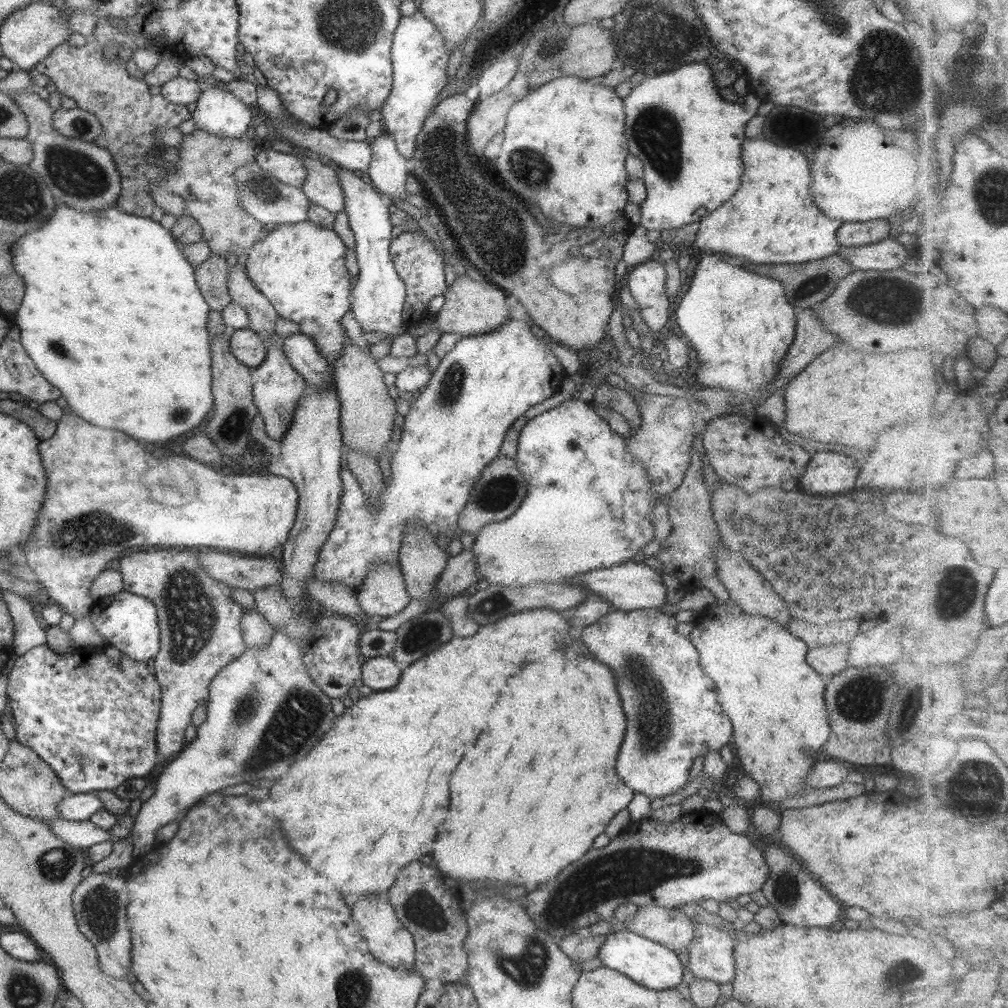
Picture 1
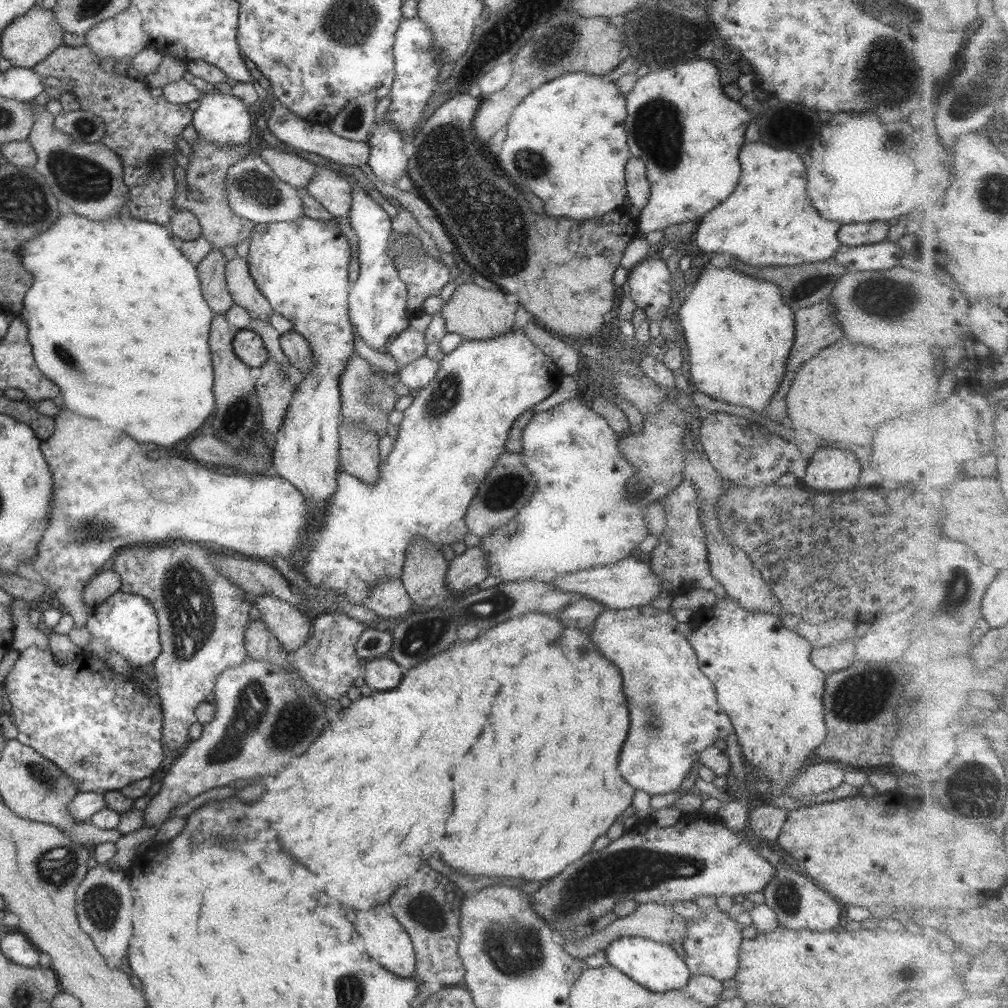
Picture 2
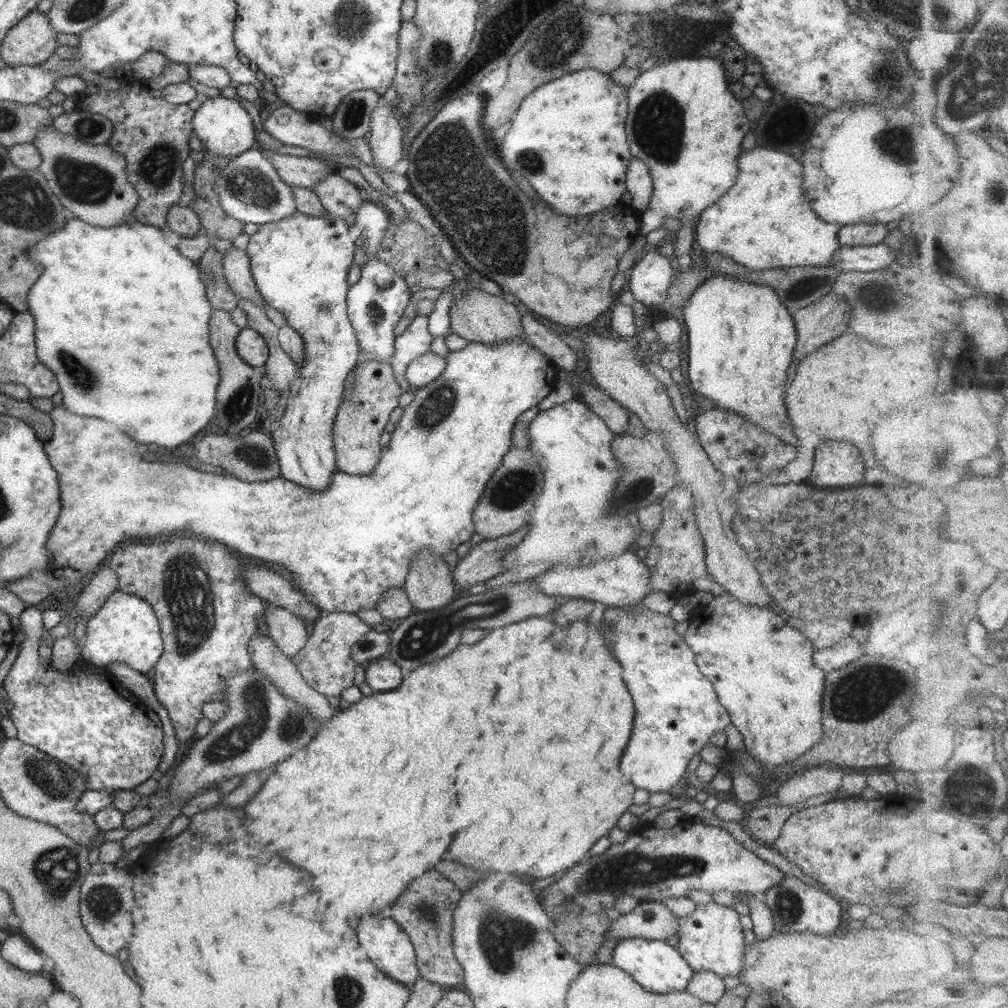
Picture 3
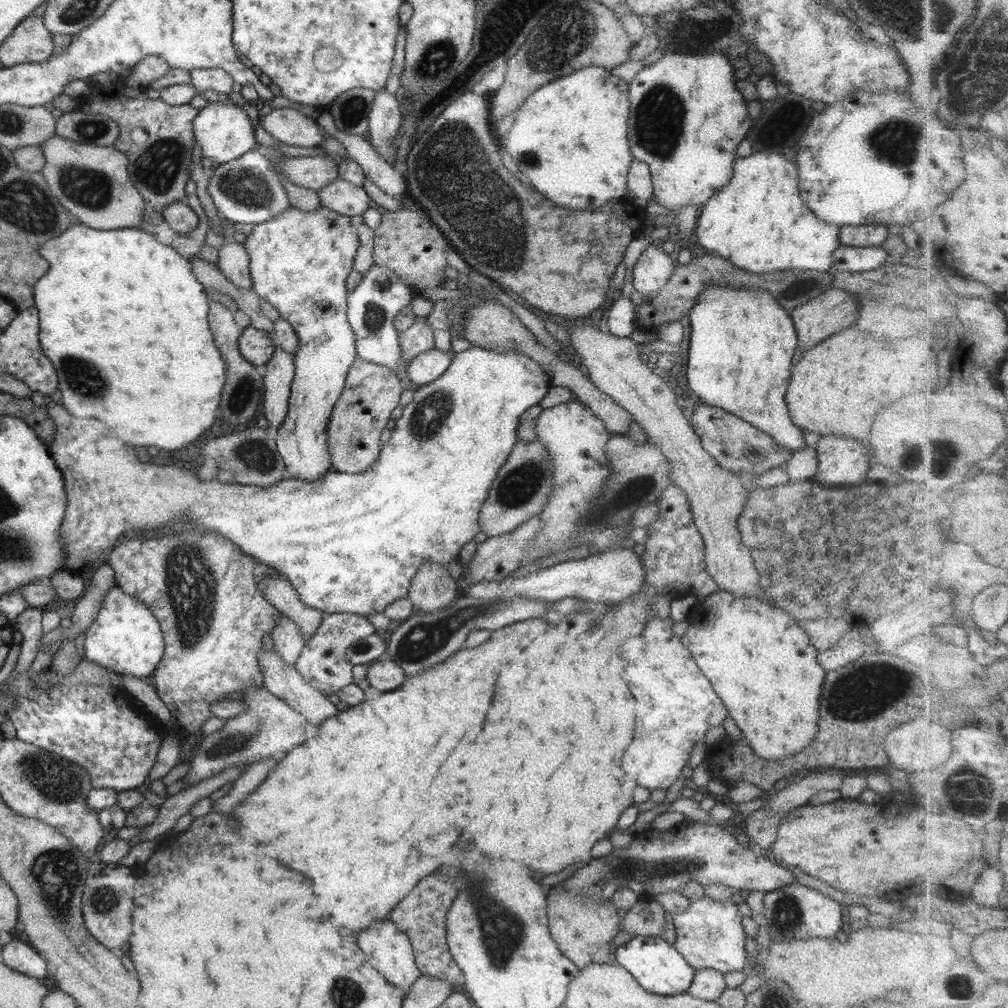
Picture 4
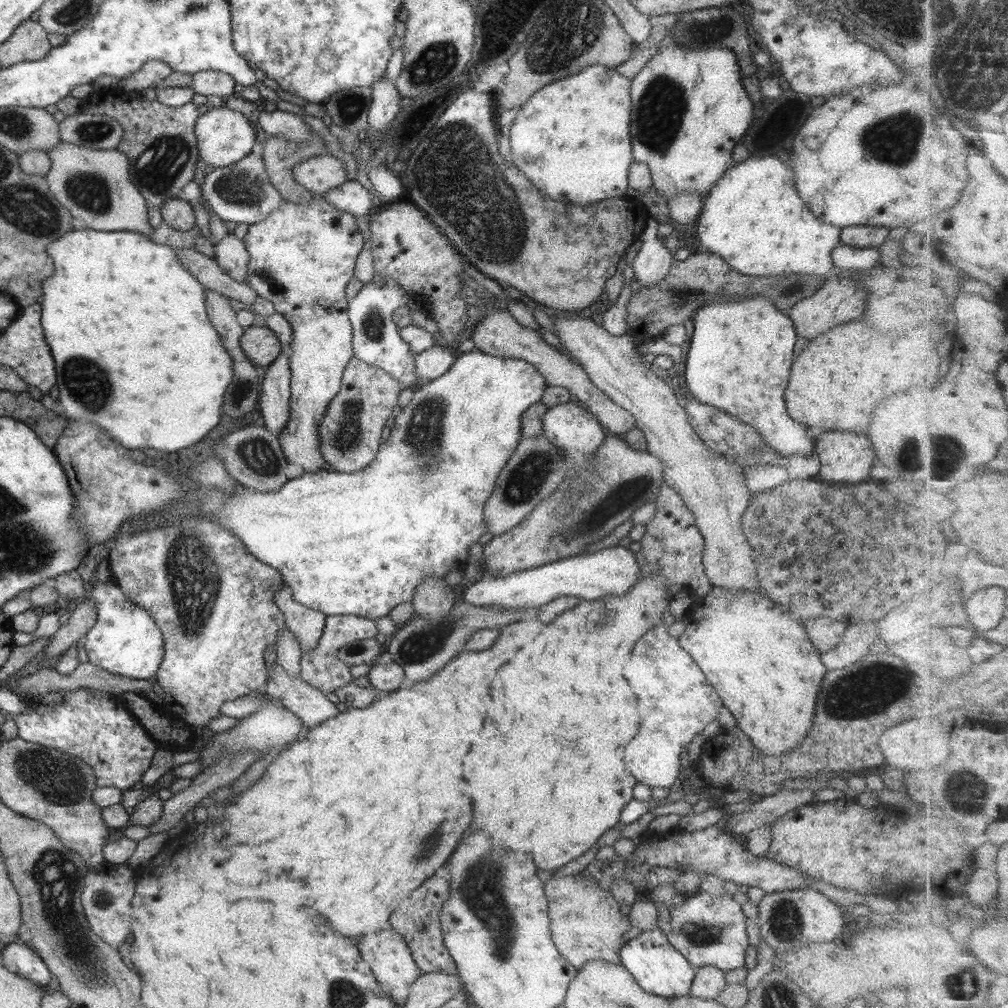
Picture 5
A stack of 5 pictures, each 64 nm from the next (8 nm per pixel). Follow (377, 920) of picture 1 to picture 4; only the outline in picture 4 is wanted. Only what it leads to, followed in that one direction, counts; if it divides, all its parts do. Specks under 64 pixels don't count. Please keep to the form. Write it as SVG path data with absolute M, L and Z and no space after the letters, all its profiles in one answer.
M389 920L375 921L371 928L361 930L357 934L357 946L363 950L368 963L404 996L421 975L414 963L414 952L410 940Z

